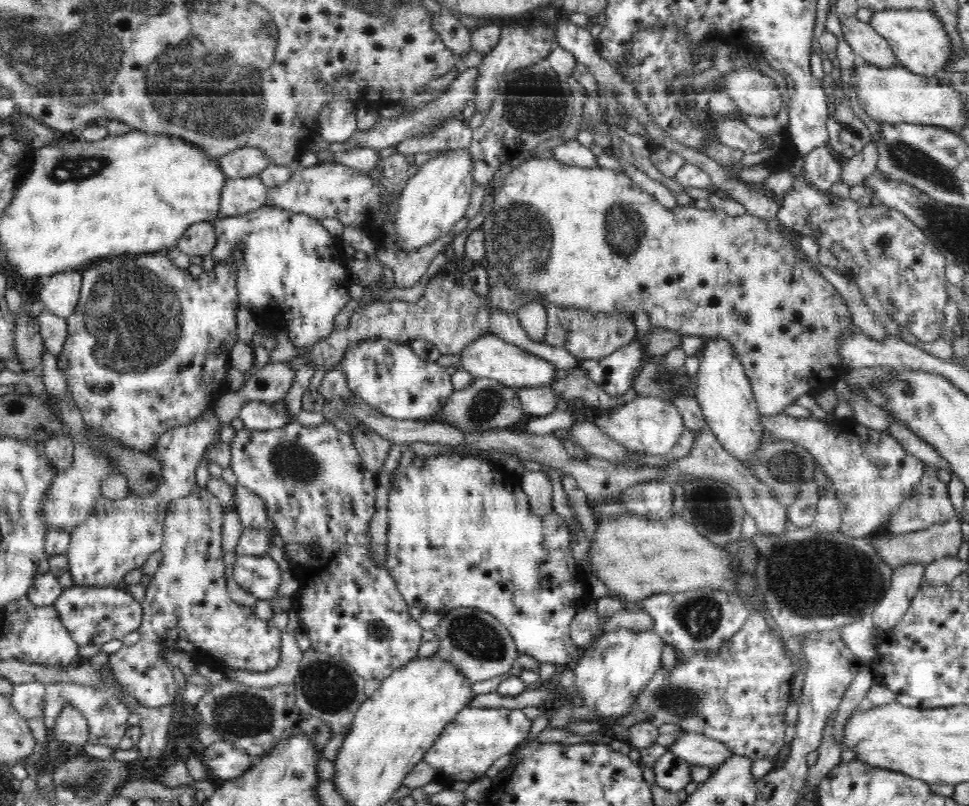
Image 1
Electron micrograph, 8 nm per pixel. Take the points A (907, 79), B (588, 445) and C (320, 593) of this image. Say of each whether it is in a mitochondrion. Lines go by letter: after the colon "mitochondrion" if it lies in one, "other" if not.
A: other
B: other
C: other

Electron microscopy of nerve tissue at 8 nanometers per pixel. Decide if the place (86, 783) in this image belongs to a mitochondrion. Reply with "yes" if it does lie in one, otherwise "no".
yes

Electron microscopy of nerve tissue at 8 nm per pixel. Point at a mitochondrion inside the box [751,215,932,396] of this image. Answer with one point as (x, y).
(883, 245)

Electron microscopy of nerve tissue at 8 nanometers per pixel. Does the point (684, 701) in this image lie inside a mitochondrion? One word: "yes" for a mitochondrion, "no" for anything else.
yes

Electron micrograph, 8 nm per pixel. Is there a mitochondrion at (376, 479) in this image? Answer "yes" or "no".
no

